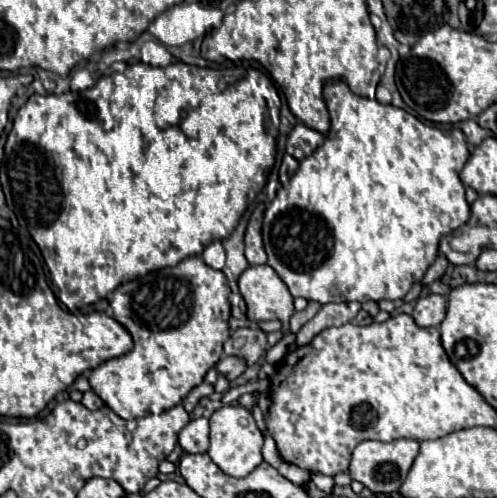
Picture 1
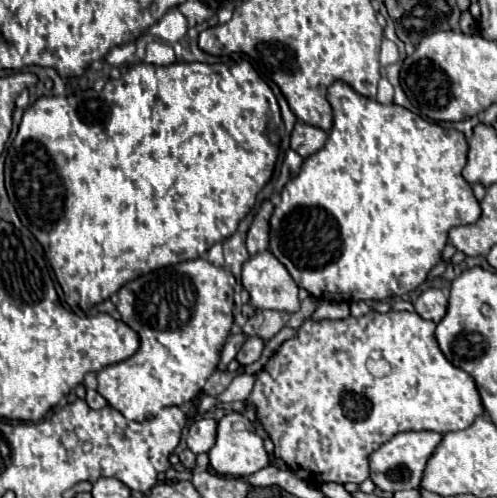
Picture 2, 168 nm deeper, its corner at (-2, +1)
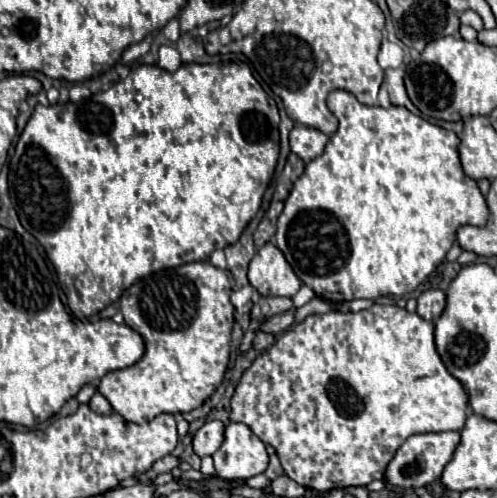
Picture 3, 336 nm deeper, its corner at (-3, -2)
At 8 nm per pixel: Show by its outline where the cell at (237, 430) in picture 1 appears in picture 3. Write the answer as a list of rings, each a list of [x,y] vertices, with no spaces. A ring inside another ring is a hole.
[[[230,422],[222,446],[212,454],[214,468],[224,480],[246,480],[262,474],[268,466],[264,442],[246,424]]]

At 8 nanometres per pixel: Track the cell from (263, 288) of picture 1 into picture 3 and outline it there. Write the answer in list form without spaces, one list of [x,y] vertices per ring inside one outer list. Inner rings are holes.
[[[264,244],[250,262],[248,270],[250,284],[262,296],[288,296],[292,298],[302,286],[300,278],[294,274],[292,266],[286,262],[284,254],[276,244]]]

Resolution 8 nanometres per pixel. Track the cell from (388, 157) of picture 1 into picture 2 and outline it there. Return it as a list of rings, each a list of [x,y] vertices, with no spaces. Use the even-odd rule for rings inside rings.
[[[335,81],[327,89],[327,99],[333,107],[333,127],[329,131],[329,139],[321,151],[307,157],[301,165],[301,171],[297,177],[293,177],[283,193],[281,203],[275,207],[269,225],[271,225],[271,241],[269,251],[287,267],[291,277],[295,279],[297,287],[309,291],[319,301],[383,301],[387,297],[401,297],[405,293],[415,291],[427,277],[427,273],[437,265],[443,247],[447,245],[447,233],[455,225],[469,225],[475,223],[481,215],[479,203],[471,191],[471,185],[463,179],[461,169],[467,163],[467,141],[465,135],[459,131],[443,129],[437,123],[425,121],[419,115],[411,113],[409,109],[403,109],[399,105],[383,105],[375,99],[367,99],[359,93],[355,93],[347,83]]]

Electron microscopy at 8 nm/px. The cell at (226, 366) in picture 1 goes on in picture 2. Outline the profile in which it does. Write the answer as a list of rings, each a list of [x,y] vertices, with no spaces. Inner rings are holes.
[[[249,337],[249,339],[241,345],[241,349],[239,349],[237,357],[235,357],[235,359],[237,359],[237,363],[239,363],[241,367],[255,363],[255,361],[261,357],[263,345],[265,345],[265,341],[263,341],[263,339],[259,339],[259,337]]]

